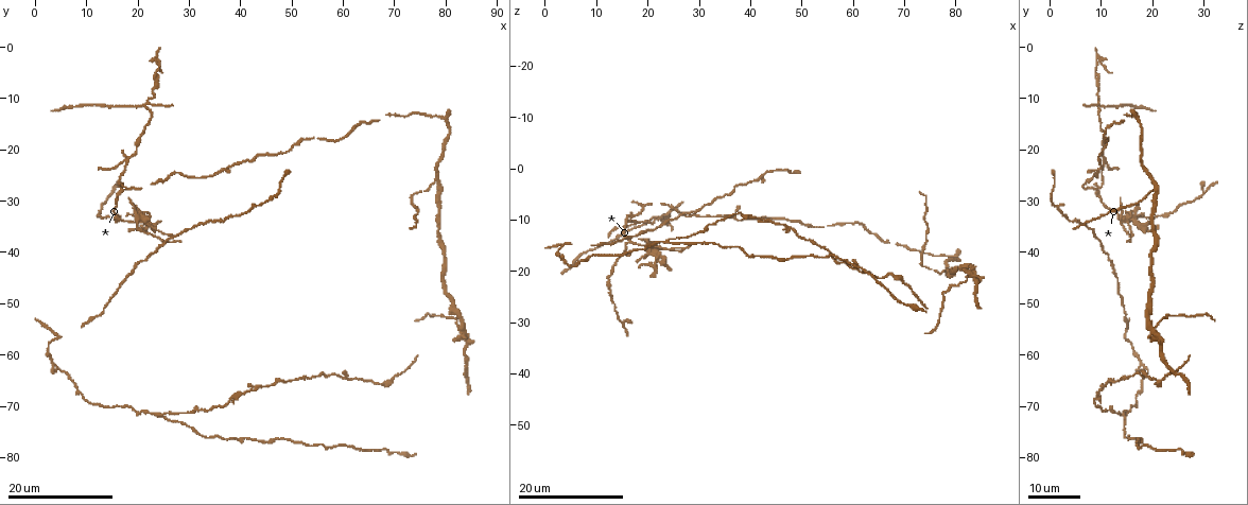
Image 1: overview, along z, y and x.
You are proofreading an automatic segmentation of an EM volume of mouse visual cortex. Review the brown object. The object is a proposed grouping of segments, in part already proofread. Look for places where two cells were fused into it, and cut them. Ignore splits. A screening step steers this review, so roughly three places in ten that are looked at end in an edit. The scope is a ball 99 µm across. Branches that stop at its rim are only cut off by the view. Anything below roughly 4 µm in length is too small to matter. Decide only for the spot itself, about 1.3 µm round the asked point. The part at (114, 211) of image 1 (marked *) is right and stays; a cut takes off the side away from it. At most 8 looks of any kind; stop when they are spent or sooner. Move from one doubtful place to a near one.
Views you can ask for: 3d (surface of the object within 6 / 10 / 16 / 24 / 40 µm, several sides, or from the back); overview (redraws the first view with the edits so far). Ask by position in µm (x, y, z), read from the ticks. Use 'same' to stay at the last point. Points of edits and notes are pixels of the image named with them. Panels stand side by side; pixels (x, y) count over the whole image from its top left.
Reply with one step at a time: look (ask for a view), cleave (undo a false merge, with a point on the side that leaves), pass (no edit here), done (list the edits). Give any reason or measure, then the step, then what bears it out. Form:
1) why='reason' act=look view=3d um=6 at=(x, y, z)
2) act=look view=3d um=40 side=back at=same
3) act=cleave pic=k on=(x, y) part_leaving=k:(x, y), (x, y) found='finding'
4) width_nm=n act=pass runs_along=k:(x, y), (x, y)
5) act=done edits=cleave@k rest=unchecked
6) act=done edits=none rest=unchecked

why='small branch off a trunk' act=look view=3d um=16 at=(16.5, 28.0, 9.0)

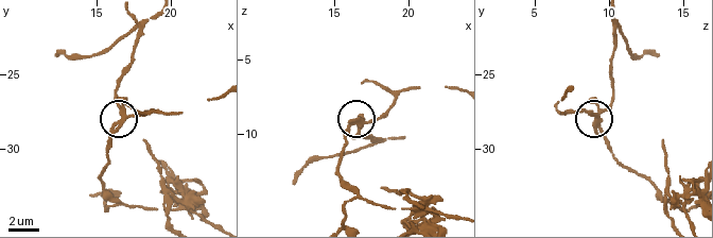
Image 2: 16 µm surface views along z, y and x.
act=look view=3d um=10 at=(17.2, 27.8, 9.2)

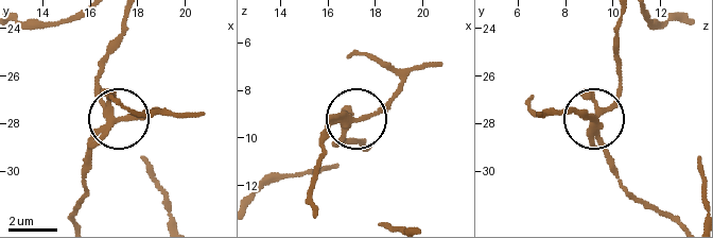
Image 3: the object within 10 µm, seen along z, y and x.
act=cleave pic=3 on=(98, 98) part_leaving=3:(105, 122), (99, 63), (123, 20) found='two cells meet here'

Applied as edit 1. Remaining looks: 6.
act=look view=overview

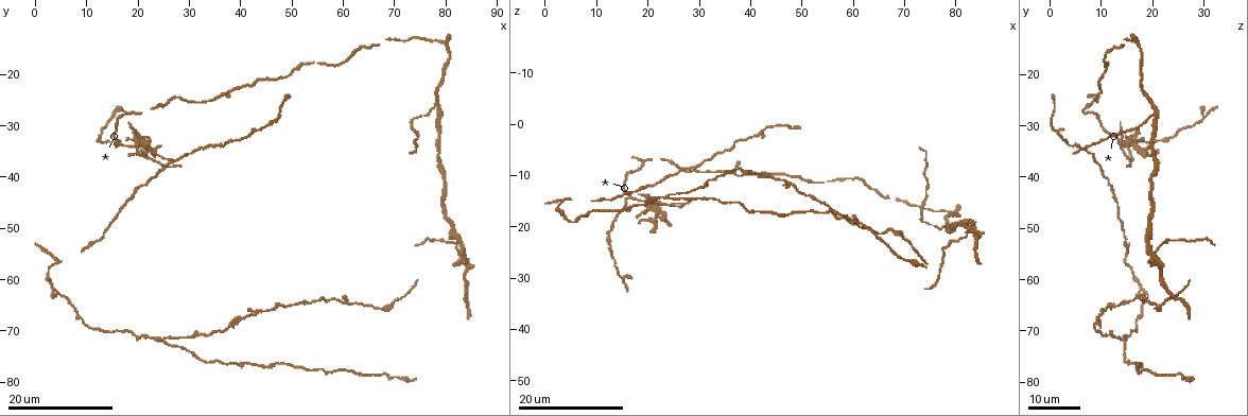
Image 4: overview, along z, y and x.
act=look view=3d um=16 at=(4.5, 56.0, 14.0)

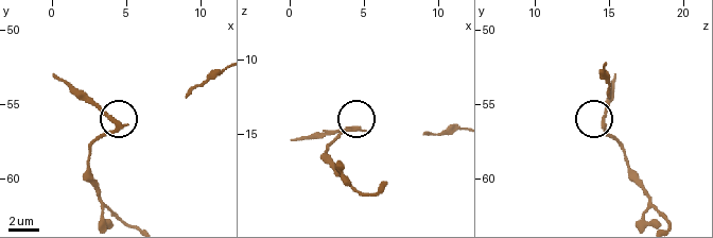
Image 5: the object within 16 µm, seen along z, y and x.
act=look view=3d um=10 at=(4.4, 56.2, 14.6)

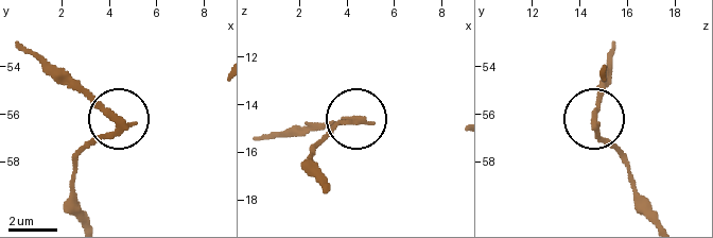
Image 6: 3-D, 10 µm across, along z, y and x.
act=cleave pic=6 on=(91, 102) part_leaving=6:(121, 124), (50, 75), (20, 46) found='two cells meet here'

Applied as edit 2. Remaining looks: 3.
why='see it whole again' act=look view=overview

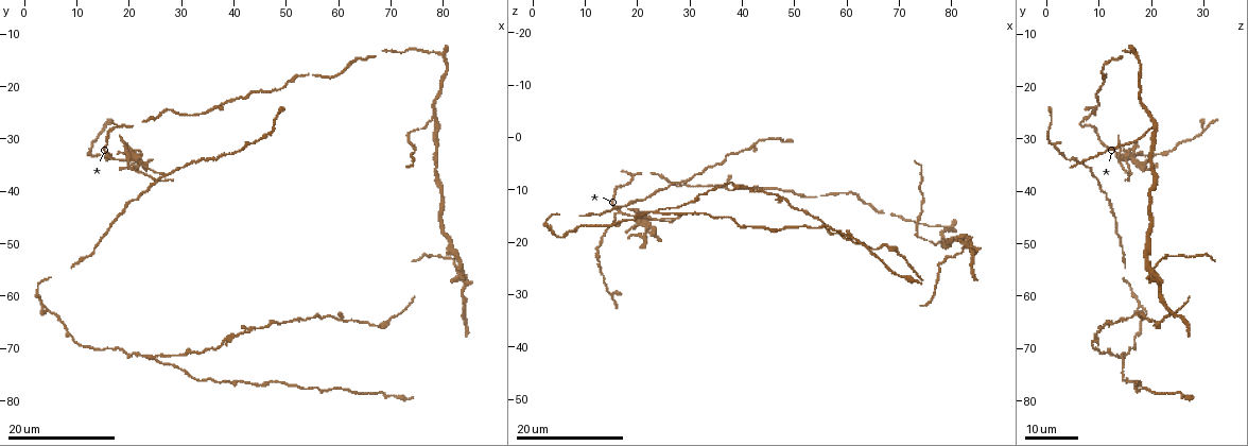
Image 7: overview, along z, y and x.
why='side arm on a straight run' act=look view=3d um=16 at=(17.0, 33.5, 14.5)

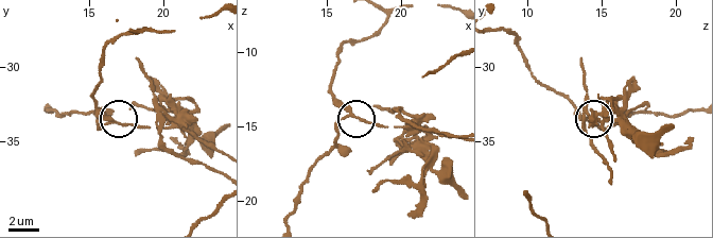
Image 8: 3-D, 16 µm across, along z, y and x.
act=look view=3d um=6 at=(16.6, 33.6, 14.2)

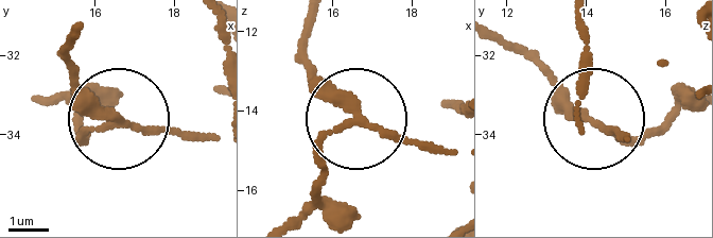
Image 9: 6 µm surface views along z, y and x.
arms=3 act=cleave pic=9 on=(319, 187) part_leaving=9:(344, 129), (320, 149), (314, 200), (297, 220) found='a second cell is stuck on'

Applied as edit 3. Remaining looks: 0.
act=done edits=cleave@3,cleave@6,cleave@9 rest=unchecked

